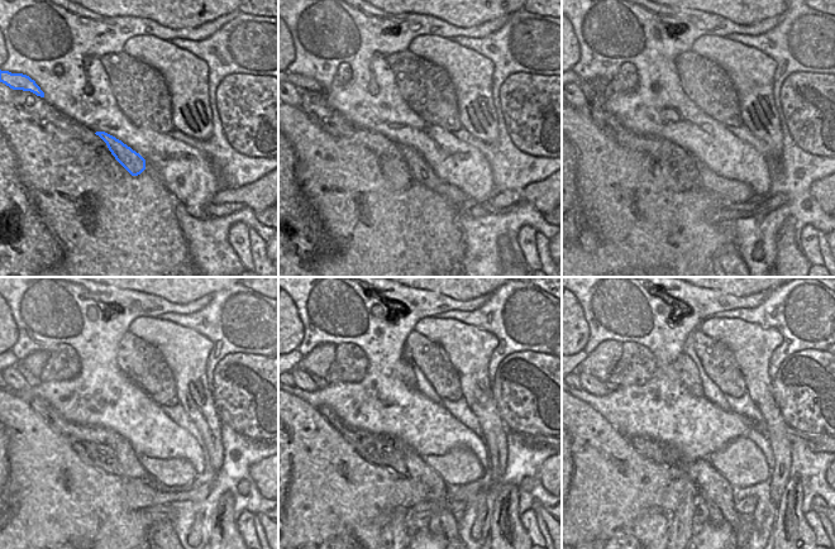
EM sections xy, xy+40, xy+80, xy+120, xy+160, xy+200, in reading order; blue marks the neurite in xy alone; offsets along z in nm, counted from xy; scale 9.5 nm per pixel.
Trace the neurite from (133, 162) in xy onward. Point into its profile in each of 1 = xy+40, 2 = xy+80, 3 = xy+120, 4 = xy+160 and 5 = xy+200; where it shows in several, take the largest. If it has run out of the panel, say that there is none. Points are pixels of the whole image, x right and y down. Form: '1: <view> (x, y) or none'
1: xy+40 (423, 173)
2: xy+80 (729, 190)
3: xy+120 (170, 472)
4: xy+160 (459, 466)
5: xy+200 (740, 462)

